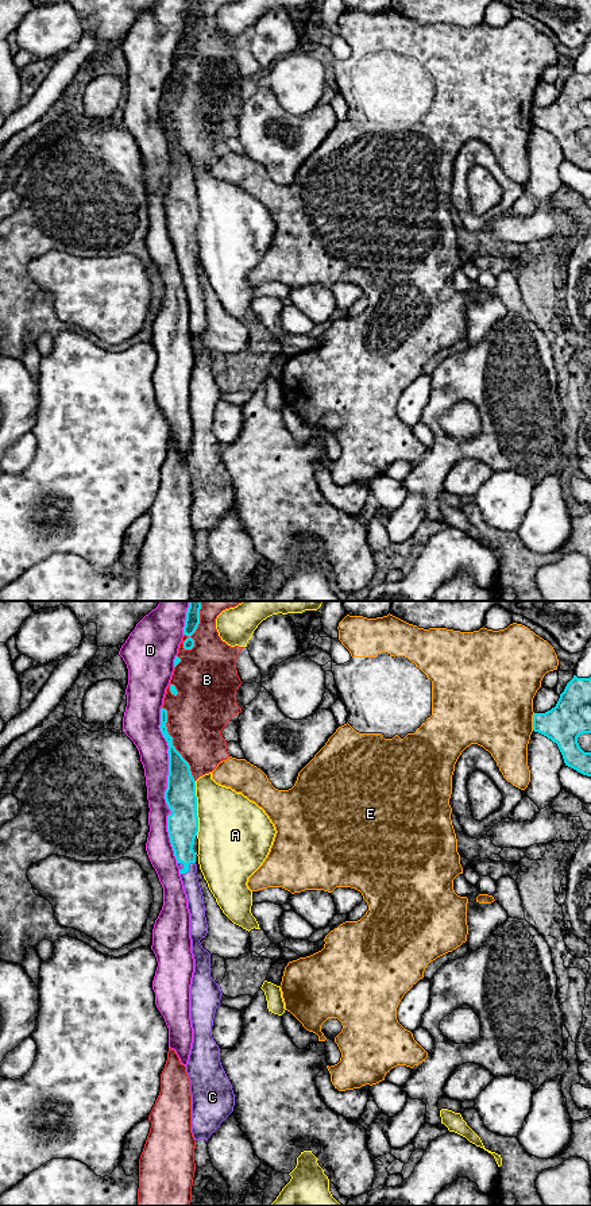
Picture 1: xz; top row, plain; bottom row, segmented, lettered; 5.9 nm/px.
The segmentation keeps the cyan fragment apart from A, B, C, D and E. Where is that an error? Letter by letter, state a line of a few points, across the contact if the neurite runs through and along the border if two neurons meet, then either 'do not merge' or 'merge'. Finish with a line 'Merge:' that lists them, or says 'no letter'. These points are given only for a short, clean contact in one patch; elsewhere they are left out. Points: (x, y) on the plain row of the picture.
A: do not merge
B: do not merge
C: xz (182, 223), (182, 245), (188, 264), (196, 301) | merge
D: do not merge
E: do not merge
Merge: C

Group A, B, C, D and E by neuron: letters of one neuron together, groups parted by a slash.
A / B / C / D / E

